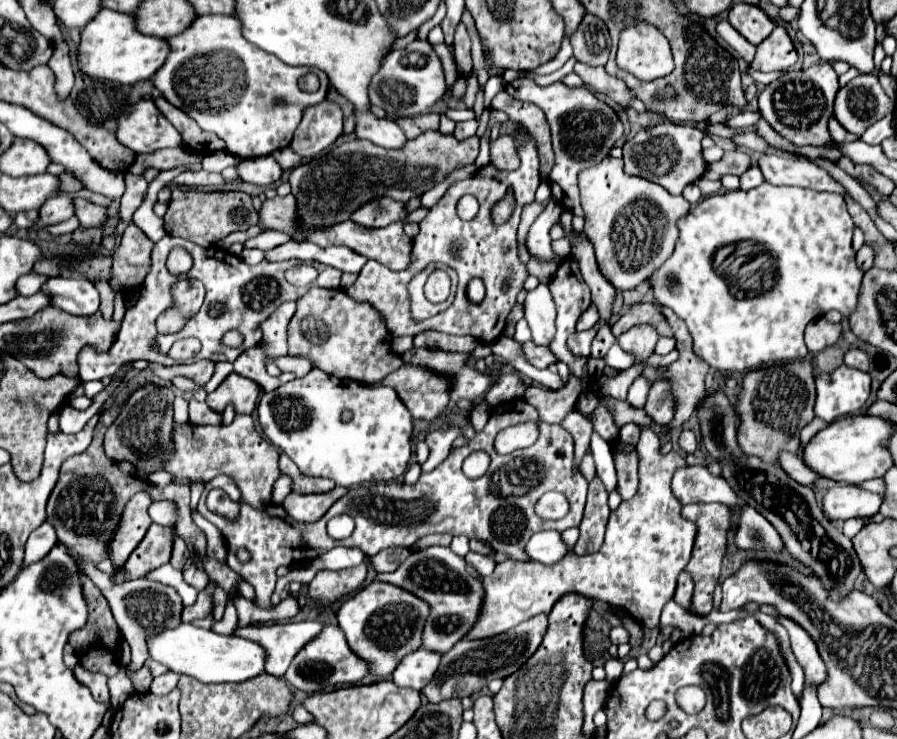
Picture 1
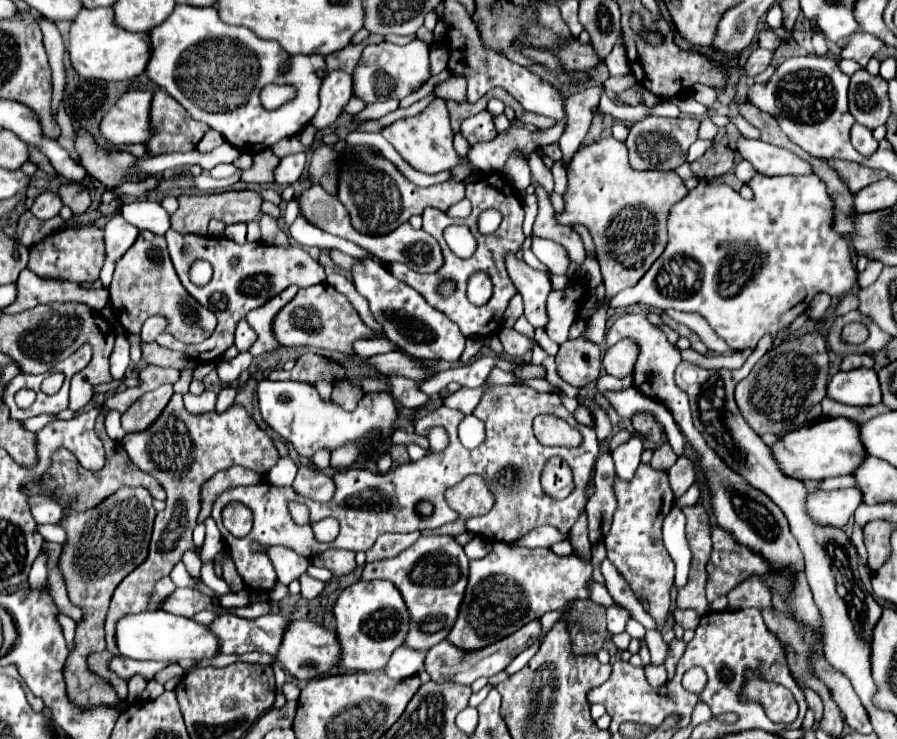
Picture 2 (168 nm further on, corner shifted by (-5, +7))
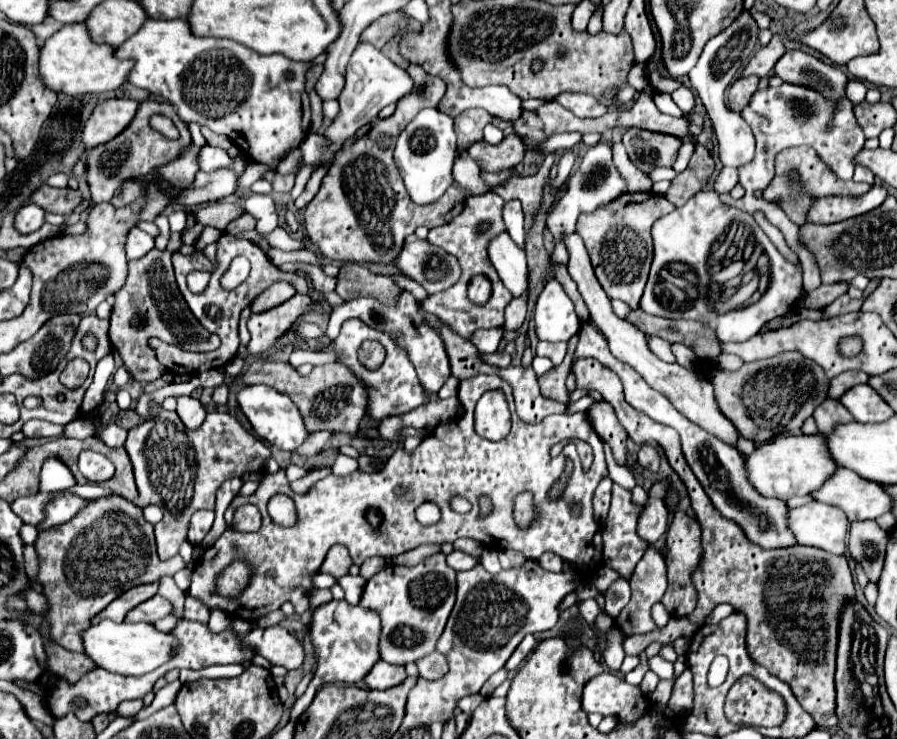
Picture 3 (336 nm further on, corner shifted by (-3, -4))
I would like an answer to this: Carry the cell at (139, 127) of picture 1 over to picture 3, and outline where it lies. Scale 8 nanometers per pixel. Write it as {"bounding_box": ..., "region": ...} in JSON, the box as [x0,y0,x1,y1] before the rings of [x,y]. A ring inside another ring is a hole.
{"bounding_box":[82,99,138,147],"region":[[[104,99],[100,105],[94,107],[90,119],[82,127],[82,141],[86,147],[102,145],[120,133],[120,129],[128,127],[132,121],[138,103],[132,99]]]}

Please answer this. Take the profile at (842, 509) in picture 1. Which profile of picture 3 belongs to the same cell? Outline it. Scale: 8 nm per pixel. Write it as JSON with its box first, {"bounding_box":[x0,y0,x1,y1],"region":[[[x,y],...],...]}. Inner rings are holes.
{"bounding_box":[788,501,848,553],"region":[[[818,501],[806,503],[802,507],[788,511],[788,529],[794,533],[798,545],[810,545],[824,549],[828,553],[844,553],[846,551],[846,533],[848,533],[848,519],[844,517],[842,509],[836,509],[832,505],[822,505]]]}

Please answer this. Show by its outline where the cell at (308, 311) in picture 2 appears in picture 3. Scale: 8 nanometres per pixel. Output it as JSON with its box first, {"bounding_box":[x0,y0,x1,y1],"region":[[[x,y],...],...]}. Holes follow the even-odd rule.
{"bounding_box":[248,293,310,355],"region":[[[296,293],[292,299],[284,301],[278,307],[272,307],[262,313],[252,313],[248,319],[248,329],[252,333],[252,339],[248,343],[250,355],[260,355],[262,351],[270,349],[274,341],[282,337],[290,329],[290,325],[310,307],[310,297]]]}

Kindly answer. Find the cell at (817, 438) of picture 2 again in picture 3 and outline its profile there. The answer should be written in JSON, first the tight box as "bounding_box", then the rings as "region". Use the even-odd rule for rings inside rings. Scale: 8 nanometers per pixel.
{"bounding_box":[744,433,834,501],"region":[[[782,433],[770,443],[764,443],[754,449],[752,455],[744,459],[746,477],[750,485],[764,497],[776,497],[788,501],[794,495],[808,495],[812,489],[818,489],[834,471],[828,449],[824,447],[822,435],[788,435]]]}

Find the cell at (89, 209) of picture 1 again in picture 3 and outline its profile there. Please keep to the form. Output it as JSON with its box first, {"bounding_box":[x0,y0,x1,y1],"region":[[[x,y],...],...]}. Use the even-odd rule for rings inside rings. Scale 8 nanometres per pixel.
{"bounding_box":[30,185,82,215],"region":[[[40,185],[32,195],[30,195],[30,203],[42,207],[44,211],[48,213],[60,213],[60,215],[66,215],[66,213],[72,213],[78,205],[80,205],[82,197],[80,197],[80,191],[74,191],[70,187],[66,189],[56,189],[56,187],[50,187],[50,185]]]}

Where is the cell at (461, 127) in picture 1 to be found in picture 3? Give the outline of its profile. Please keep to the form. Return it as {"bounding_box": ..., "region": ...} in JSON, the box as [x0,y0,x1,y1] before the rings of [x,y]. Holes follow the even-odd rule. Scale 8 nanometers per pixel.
{"bounding_box":[468,133,524,173],"region":[[[518,133],[506,135],[498,145],[490,145],[486,141],[474,143],[468,149],[470,157],[480,165],[482,171],[500,173],[514,169],[524,159],[524,143]]]}

